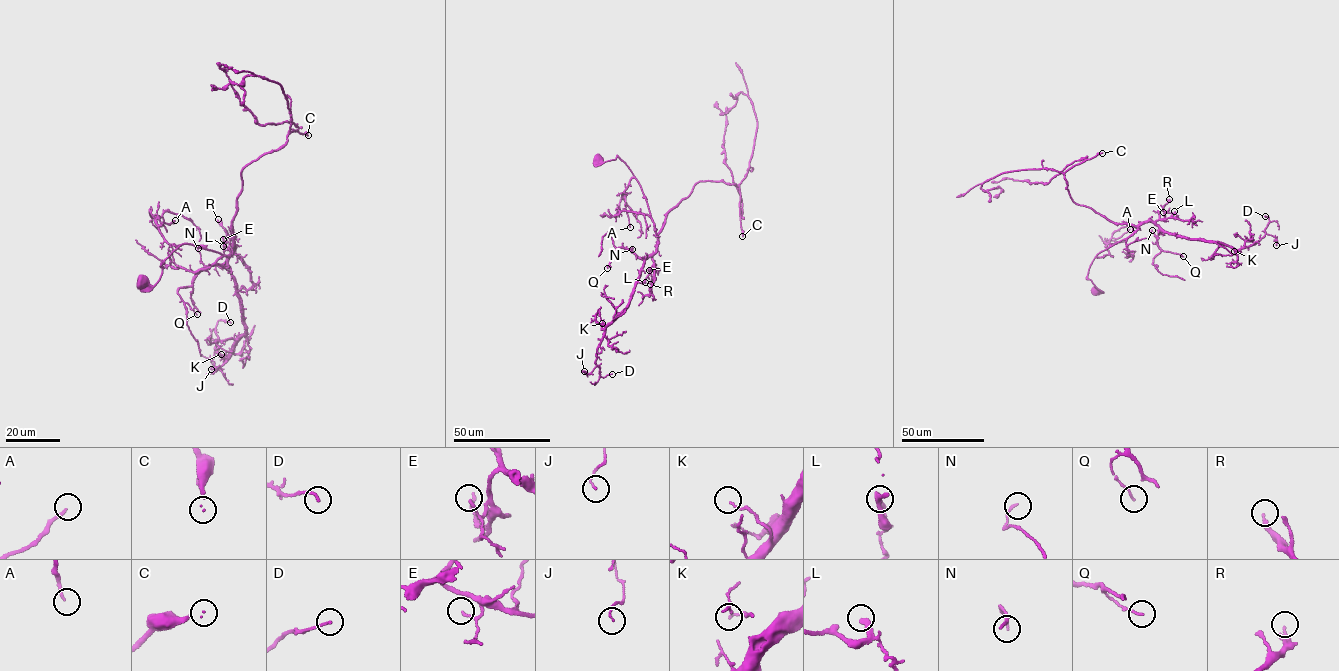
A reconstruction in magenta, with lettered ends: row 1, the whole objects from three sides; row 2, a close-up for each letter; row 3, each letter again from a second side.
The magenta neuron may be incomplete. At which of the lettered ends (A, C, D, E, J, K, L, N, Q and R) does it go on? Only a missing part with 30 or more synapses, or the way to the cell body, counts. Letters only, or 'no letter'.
C

